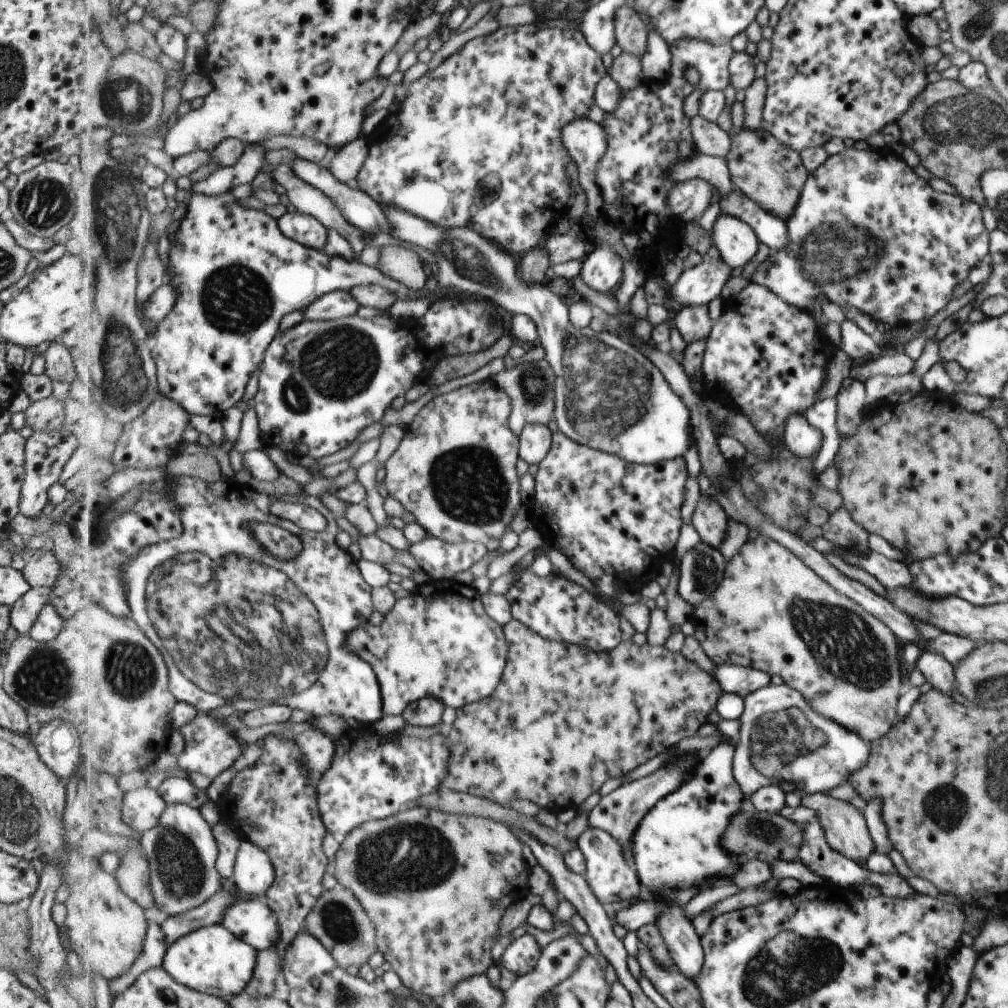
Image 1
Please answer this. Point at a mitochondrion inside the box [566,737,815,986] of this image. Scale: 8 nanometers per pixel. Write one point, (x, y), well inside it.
(778, 833)

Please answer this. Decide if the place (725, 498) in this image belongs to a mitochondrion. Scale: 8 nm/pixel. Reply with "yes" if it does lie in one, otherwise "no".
no

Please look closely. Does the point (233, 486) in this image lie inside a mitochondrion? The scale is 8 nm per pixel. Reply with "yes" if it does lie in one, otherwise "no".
no

